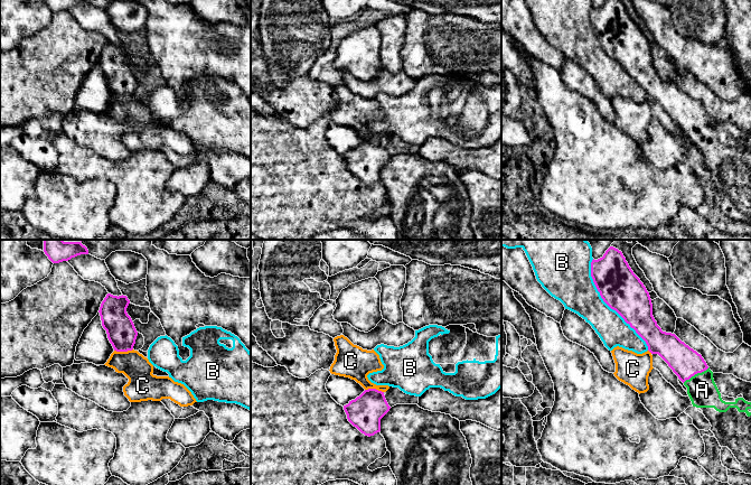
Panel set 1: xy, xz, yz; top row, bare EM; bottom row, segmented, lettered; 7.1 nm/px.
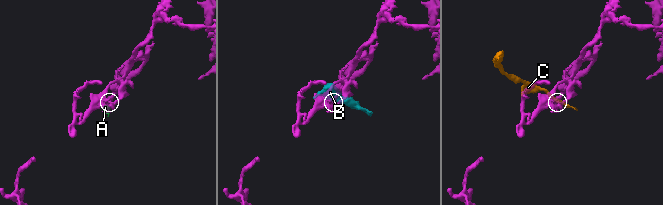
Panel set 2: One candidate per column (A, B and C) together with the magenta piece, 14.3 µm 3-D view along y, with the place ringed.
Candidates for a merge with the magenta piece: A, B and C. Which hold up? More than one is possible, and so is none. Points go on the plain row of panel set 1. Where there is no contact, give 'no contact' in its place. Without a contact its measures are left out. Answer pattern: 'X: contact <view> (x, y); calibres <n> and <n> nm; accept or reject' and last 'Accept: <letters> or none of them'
A: contact yz (695, 122); calibres 220 and 220 nm; accept
B: contact yz (608, 54); calibres 300 and 280 nm; reject
C: contact xy (123, 100); calibres 200 and 200 nm; reject
Accept: A

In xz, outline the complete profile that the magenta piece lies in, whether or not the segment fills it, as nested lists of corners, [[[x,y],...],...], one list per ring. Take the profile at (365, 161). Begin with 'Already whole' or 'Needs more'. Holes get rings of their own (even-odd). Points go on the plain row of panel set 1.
Already whole. [[[376,138],[365,139],[344,155],[348,170],[368,186],[381,180],[381,168],[389,158],[384,141]]]

